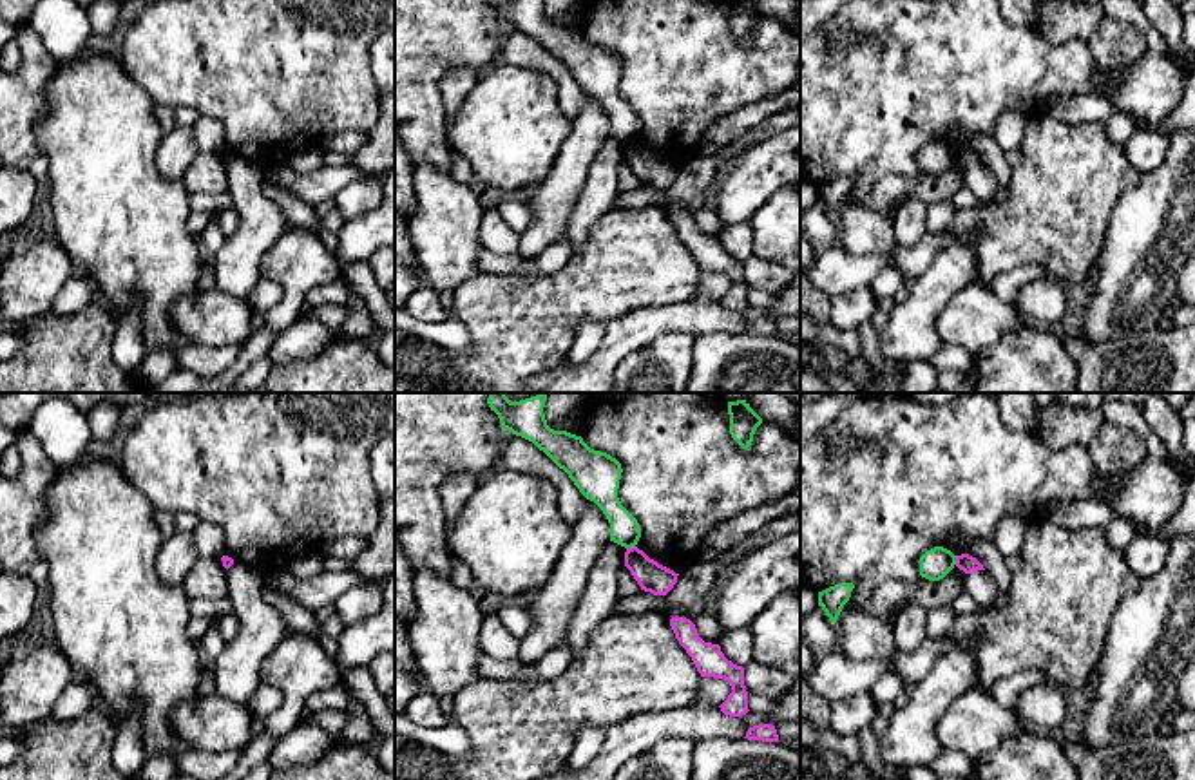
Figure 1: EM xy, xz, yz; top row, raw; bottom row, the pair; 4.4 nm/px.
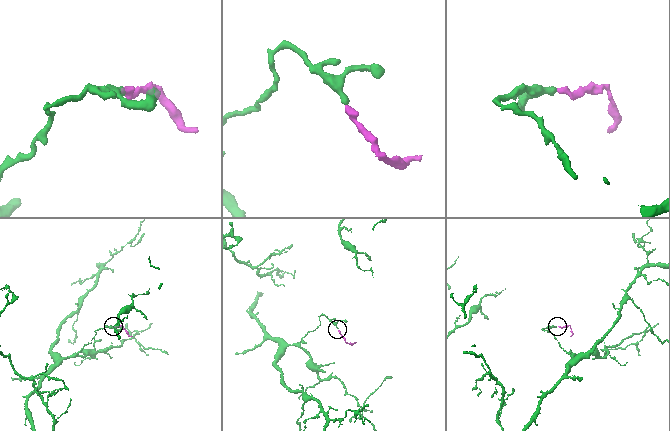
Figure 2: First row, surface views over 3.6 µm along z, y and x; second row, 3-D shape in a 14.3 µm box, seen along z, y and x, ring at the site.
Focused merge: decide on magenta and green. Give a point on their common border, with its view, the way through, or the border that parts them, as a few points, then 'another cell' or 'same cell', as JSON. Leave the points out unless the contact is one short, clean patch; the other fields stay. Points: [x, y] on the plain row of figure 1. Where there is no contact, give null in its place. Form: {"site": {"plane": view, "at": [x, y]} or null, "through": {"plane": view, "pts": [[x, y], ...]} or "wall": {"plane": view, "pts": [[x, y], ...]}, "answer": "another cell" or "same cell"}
{"site": {"plane": "xz", "at": [632, 142]}, "wall": {"plane": "xz", "pts": [[634, 140], [627, 143]]}, "answer": "another cell"}

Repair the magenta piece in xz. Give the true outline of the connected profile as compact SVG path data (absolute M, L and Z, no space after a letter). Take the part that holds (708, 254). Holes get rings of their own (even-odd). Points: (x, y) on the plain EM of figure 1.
M672 212L670 221L679 239L692 252L701 271L724 273L731 281L731 288L719 300L724 309L742 311L748 304L748 286L744 281L744 262L724 252L719 239L704 237L695 219L686 212Z

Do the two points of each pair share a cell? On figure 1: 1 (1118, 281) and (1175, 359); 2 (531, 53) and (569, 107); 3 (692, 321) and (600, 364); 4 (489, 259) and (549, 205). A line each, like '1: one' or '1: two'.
1: two
2: one
3: one
4: two

